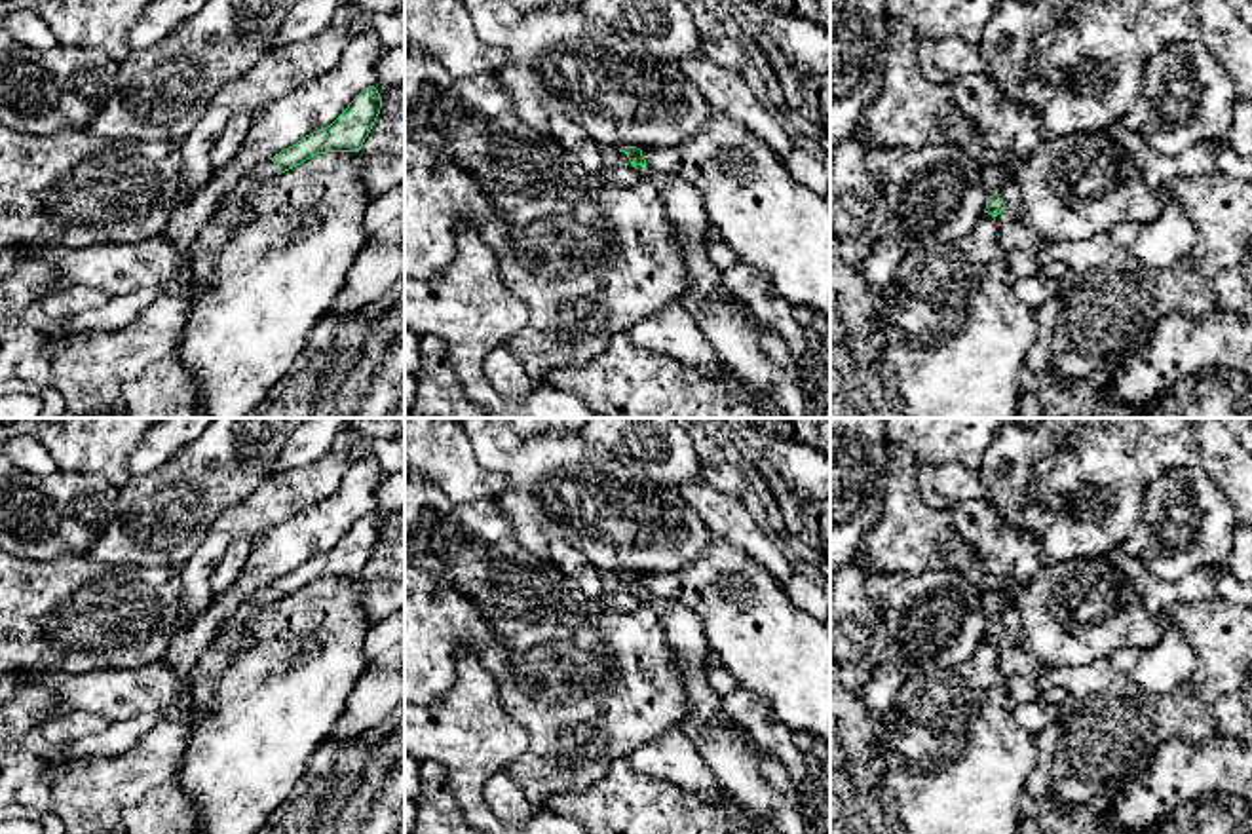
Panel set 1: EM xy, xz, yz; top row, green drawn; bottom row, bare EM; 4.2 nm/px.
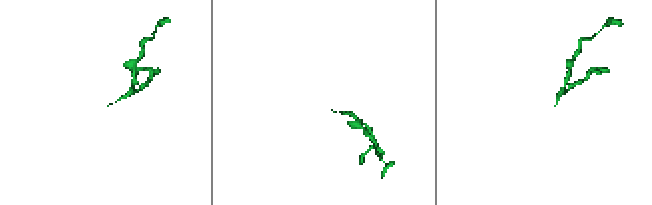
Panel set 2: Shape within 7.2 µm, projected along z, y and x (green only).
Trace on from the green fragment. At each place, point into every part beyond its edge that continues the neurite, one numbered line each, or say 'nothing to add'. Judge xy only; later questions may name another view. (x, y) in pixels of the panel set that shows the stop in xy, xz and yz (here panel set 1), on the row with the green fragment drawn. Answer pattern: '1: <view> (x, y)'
1: xy (232, 208)

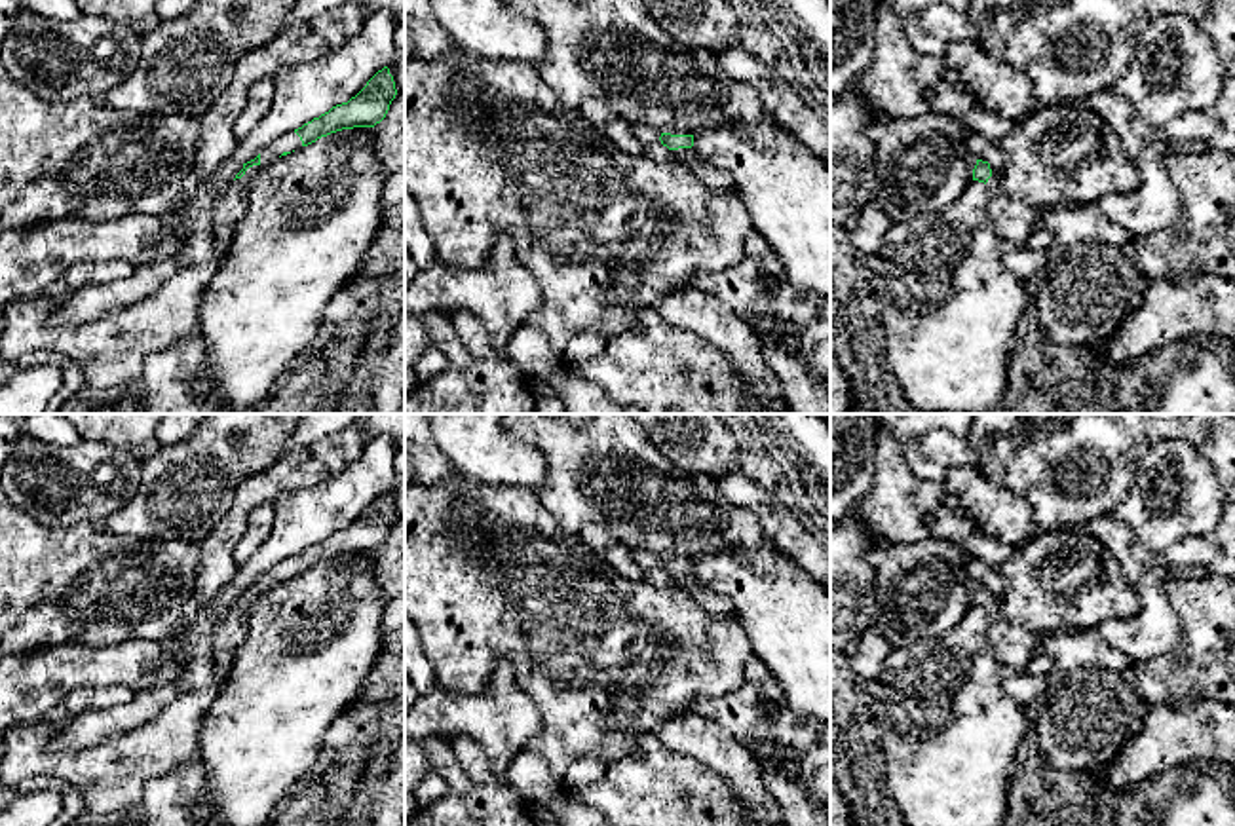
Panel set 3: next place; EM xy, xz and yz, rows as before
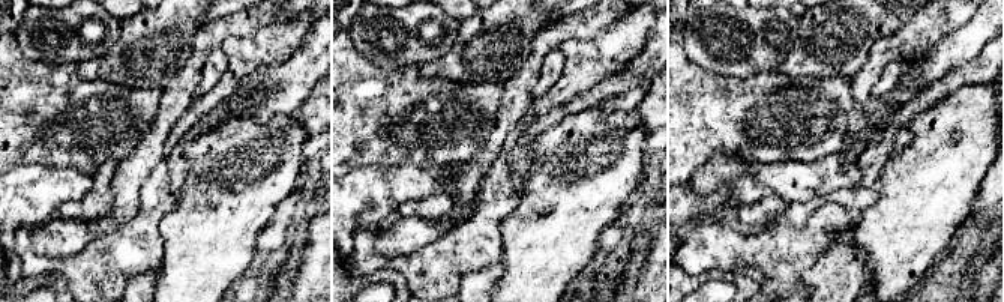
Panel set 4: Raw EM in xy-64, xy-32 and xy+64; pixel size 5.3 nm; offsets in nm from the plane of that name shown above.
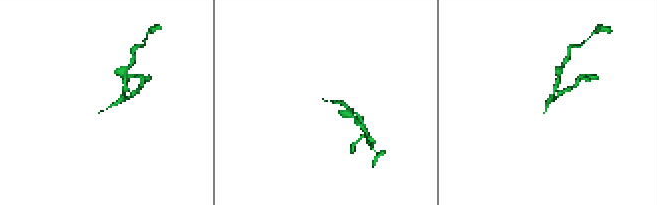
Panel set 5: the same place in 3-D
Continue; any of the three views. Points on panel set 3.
1: xy (232, 204)

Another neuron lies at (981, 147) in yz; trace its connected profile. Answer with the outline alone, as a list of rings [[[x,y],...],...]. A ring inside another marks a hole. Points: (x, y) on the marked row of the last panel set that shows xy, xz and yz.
[[[967,131],[965,142],[975,160],[982,160],[990,163],[992,173],[1001,178],[1003,173],[1003,152],[998,139],[988,135]]]

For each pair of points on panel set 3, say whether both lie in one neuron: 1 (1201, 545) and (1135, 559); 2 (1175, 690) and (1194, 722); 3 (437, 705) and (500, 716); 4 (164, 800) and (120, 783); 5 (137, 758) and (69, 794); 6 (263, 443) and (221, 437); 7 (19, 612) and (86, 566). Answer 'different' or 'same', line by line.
1: same
2: different
3: same
4: different
5: different
6: same
7: same

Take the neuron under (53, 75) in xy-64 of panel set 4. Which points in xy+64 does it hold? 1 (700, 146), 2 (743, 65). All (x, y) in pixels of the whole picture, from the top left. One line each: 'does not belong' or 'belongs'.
1: belongs
2: does not belong

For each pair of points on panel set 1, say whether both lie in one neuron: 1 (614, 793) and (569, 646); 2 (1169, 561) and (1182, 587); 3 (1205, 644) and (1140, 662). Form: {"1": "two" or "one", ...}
{"1": "two", "2": "two", "3": "two"}

